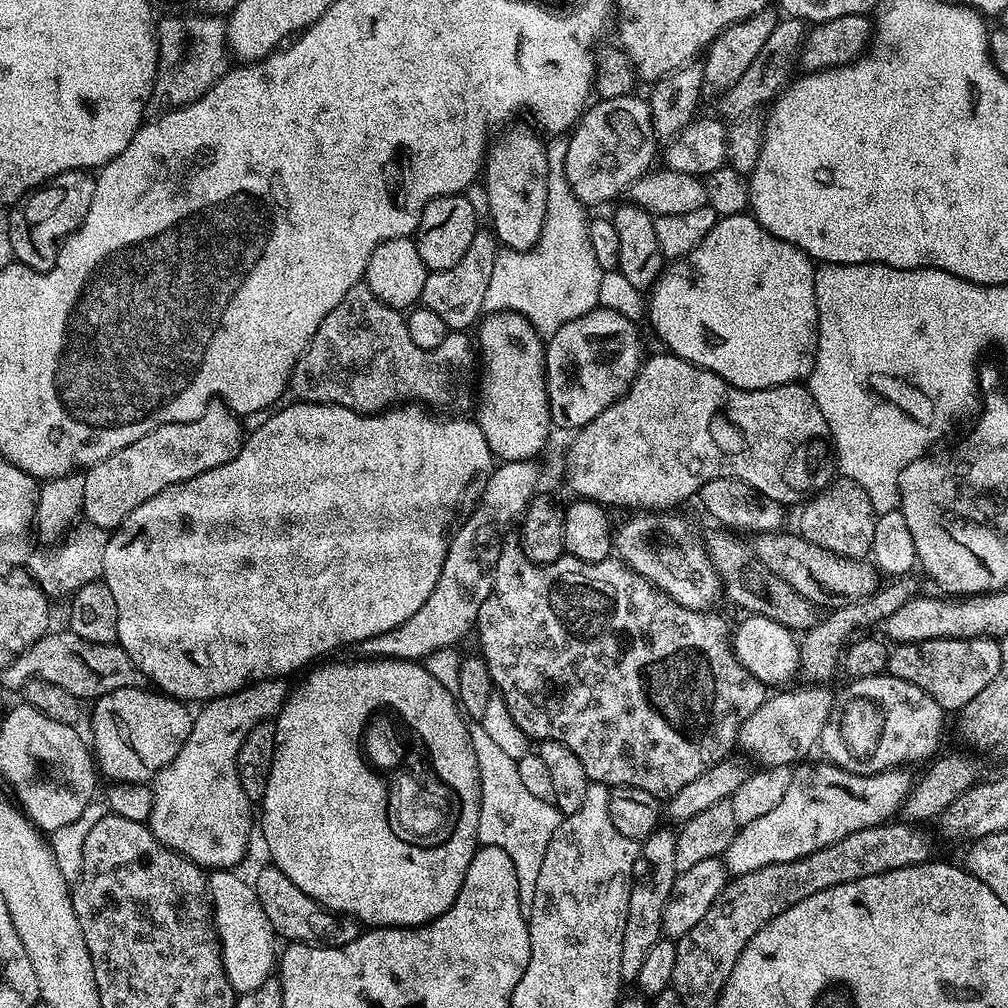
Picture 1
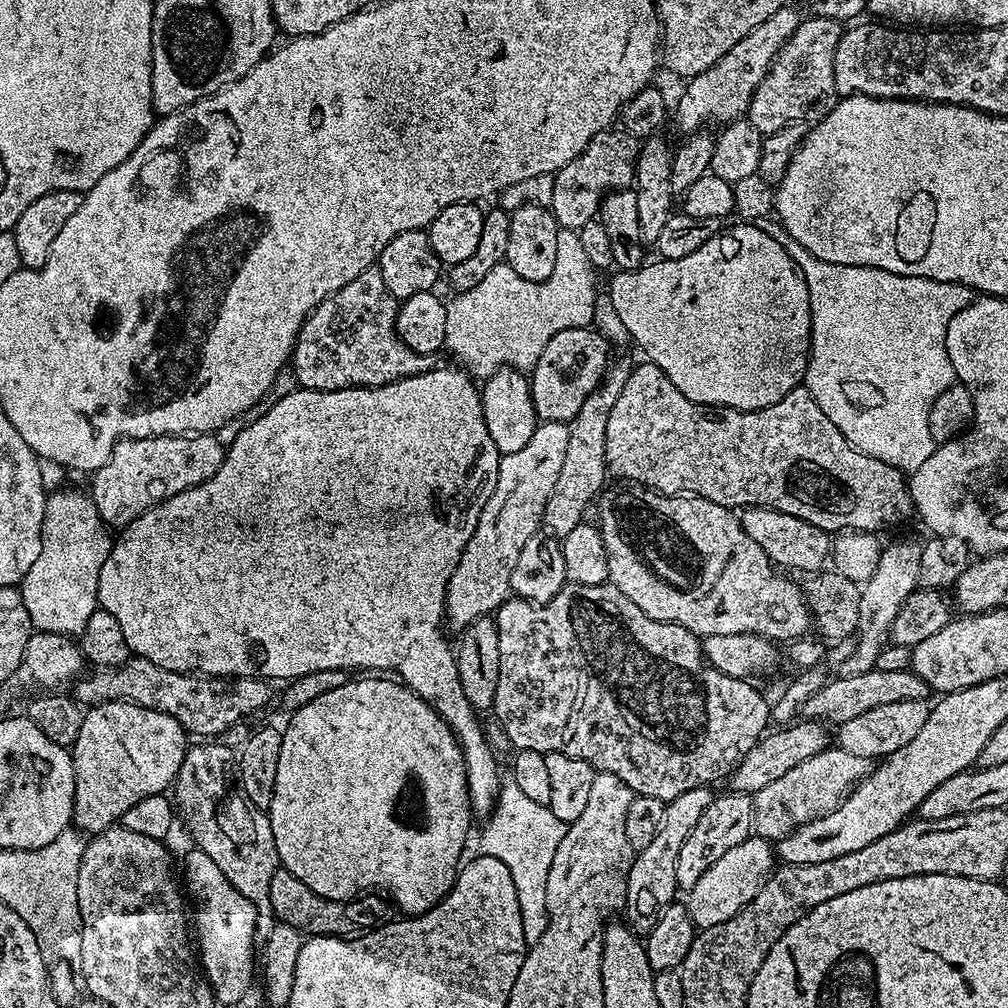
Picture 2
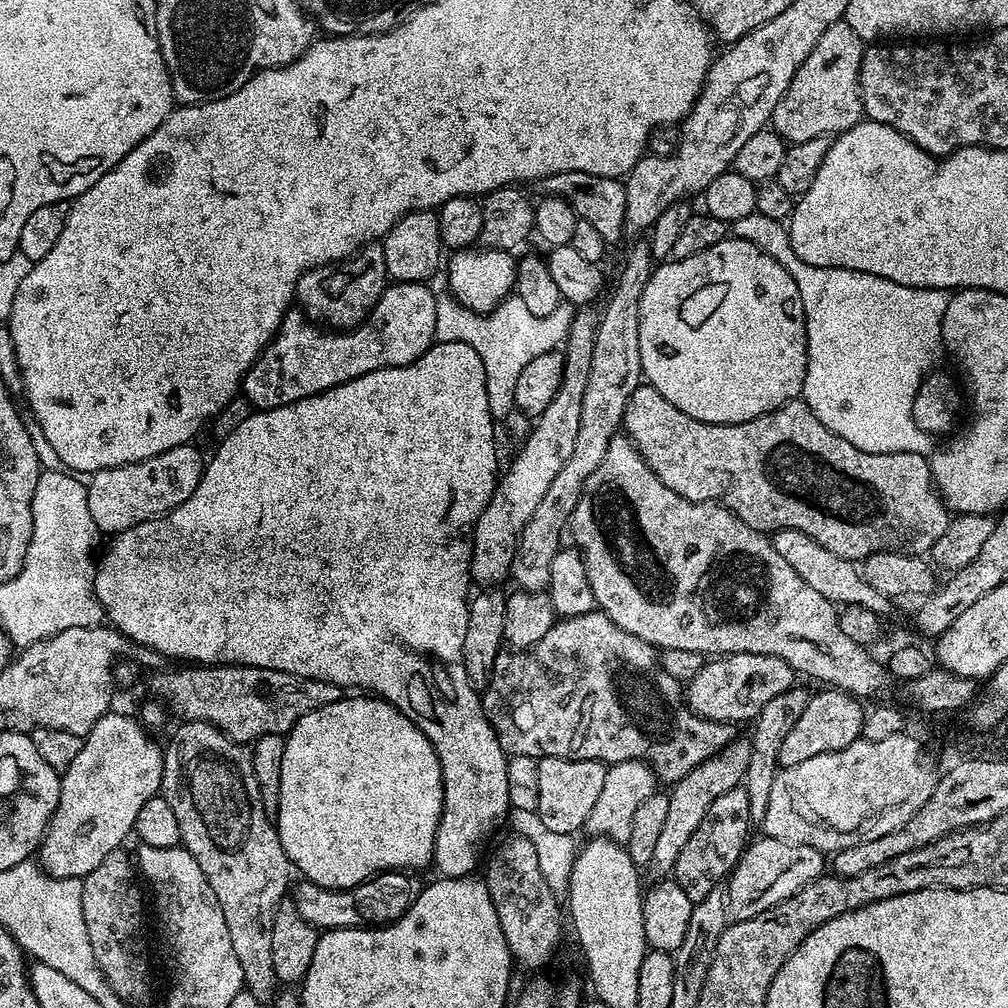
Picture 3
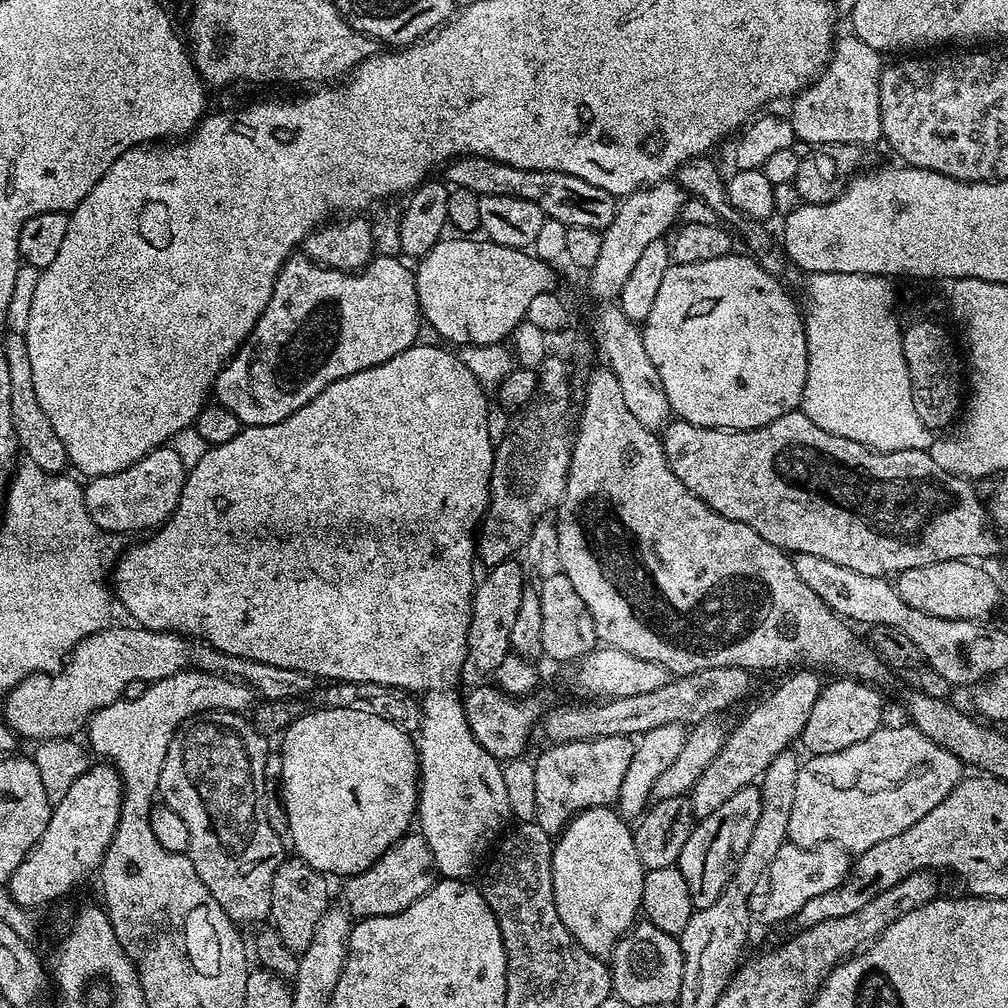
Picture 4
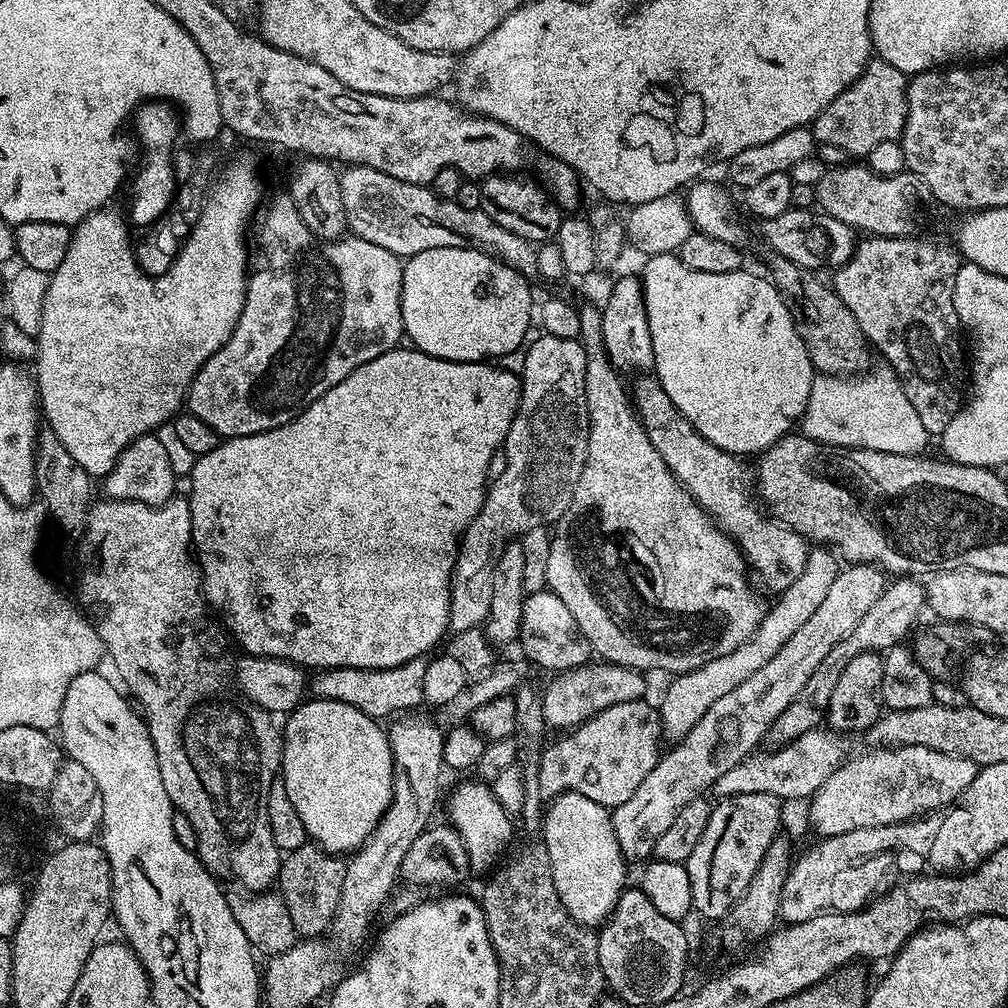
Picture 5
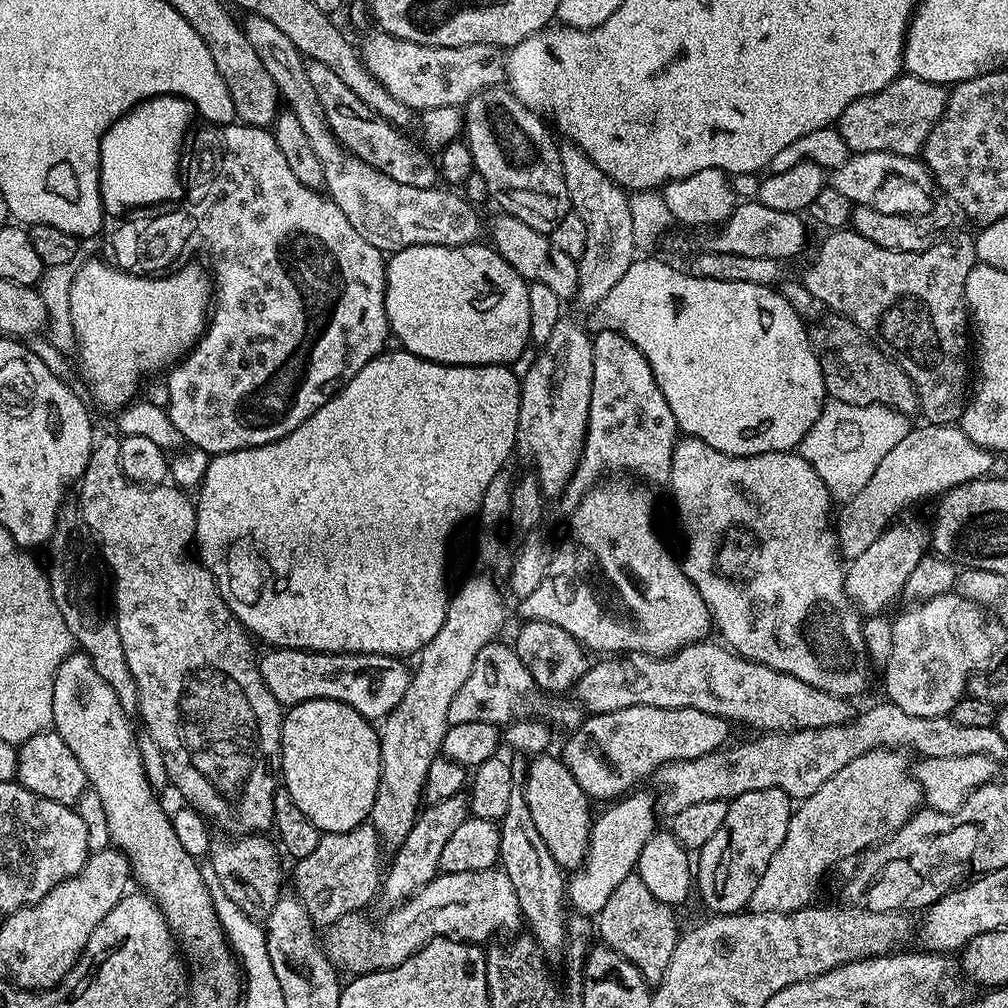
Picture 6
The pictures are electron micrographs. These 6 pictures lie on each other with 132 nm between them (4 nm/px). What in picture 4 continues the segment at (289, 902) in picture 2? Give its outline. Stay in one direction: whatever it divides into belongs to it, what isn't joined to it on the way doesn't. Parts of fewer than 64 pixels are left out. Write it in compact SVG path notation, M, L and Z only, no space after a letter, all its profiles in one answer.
M405 834L365 872L347 877L343 881L344 889L341 890L340 896L344 899L343 907L353 917L365 920L371 916L393 916L406 910L414 902L418 902L418 898L425 896L437 879L434 854L428 843L419 834Z

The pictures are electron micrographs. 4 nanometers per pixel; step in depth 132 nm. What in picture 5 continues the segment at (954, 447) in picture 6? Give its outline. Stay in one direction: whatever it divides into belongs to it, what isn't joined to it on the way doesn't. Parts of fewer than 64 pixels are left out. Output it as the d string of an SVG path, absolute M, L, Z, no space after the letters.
M827 546L813 547L806 558L802 574L789 588L779 593L780 601L765 611L758 630L745 644L738 646L738 650L730 650L730 654L722 654L722 658L714 658L714 662L706 662L706 666L698 666L693 672L679 673L673 679L676 681L665 690L660 704L658 703L663 735L667 739L669 736L669 741L675 742L690 734L690 730L694 730L702 714L706 714L706 710L710 710L710 706L714 706L718 698L730 694L730 690L734 690L736 686L746 682L746 678L757 673L762 666L766 666L766 662L770 662L770 658L774 658L774 654L782 650L790 634L794 634L794 630L798 630L798 626L804 625L809 620L810 614L818 610L818 605L826 598L834 578L838 578L841 567L841 561L833 549Z

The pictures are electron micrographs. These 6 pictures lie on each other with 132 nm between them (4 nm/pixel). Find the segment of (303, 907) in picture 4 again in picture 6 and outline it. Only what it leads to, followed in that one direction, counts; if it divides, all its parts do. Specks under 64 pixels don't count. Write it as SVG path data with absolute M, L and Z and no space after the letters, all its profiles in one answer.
M365 822L349 832L325 832L317 848L306 858L295 861L296 889L294 895L306 906L313 924L327 926L338 922L351 912L367 909L372 899L377 899L382 888L382 845L380 836L370 822Z

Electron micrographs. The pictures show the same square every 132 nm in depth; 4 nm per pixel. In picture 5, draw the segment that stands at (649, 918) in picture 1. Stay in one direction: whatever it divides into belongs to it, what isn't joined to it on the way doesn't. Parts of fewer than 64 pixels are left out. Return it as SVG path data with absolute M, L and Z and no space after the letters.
M899 577L893 579L885 587L878 601L866 610L866 614L859 619L858 625L838 644L831 648L829 654L822 658L818 668L802 688L802 693L772 724L770 740L773 745L788 744L794 738L802 738L802 734L819 727L827 717L830 697L834 694L835 684L838 683L839 675L846 668L847 663L858 654L866 652L883 653L891 648L897 647L901 640L915 624L921 610L925 609L927 593L923 583L913 577Z

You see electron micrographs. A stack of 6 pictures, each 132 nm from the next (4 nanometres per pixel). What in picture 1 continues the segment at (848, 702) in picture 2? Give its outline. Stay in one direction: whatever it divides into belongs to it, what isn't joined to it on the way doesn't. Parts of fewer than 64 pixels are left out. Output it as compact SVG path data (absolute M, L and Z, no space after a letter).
M812 682L809 688L796 688L793 692L784 691L788 690L773 691L740 727L739 743L742 748L744 744L743 751L756 752L762 760L760 762L766 766L792 766L797 762L807 761L811 757L808 755L817 751L820 735L826 726L826 718L830 718L832 713L834 692L823 683Z

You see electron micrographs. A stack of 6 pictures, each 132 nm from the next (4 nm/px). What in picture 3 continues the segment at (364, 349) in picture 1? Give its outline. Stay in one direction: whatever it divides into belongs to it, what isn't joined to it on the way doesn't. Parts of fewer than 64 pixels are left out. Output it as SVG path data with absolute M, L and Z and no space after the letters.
M377 242L364 245L355 256L350 256L347 260L321 264L318 268L304 272L296 283L295 299L304 303L303 311L313 321L332 330L351 330L368 317L389 283L384 245Z

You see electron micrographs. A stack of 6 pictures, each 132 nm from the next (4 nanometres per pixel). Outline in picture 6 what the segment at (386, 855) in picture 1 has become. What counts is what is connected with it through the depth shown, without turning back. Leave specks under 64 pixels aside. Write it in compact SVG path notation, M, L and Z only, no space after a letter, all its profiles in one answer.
M307 700L284 712L282 786L298 810L325 832L349 832L371 817L380 781L380 733L358 710L333 700Z

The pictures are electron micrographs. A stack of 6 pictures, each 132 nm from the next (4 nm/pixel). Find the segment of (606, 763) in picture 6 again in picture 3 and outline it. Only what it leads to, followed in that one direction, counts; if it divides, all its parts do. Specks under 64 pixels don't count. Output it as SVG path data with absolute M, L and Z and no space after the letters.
M542 756L538 759L538 806L537 814L542 822L554 834L576 834L584 828L590 810L594 810L594 802L602 791L602 784L606 782L607 767L599 760L567 760L557 756Z

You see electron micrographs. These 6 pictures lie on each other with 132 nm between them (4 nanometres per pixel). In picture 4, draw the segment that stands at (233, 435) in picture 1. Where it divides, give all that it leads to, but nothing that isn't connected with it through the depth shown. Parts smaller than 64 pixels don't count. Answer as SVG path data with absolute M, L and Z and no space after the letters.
M172 446L155 448L134 466L118 474L91 477L84 484L84 501L94 526L103 532L144 532L155 530L172 517L184 489L186 469Z

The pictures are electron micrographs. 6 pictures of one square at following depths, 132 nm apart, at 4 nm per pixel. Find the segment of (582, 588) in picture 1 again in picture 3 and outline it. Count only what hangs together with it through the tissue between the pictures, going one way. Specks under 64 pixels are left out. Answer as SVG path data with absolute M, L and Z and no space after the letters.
M599 610L578 614L567 618L557 619L550 630L546 630L546 638L527 650L501 650L494 662L492 676L488 680L488 687L483 689L482 703L484 705L484 716L490 722L502 750L508 756L557 756L567 760L599 760L607 766L626 762L627 760L642 760L652 767L657 781L666 782L671 786L676 781L686 778L694 766L710 760L714 754L718 754L734 738L733 725L719 720L708 720L704 716L697 716L686 703L686 692L681 681L672 677L663 669L658 659L657 649L647 644L642 638L634 638L634 634L626 634L622 626L618 626L605 612Z

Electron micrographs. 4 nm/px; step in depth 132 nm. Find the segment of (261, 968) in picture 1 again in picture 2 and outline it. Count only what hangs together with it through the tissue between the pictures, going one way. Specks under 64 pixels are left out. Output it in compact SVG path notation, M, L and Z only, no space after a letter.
M195 846L189 849L184 856L182 880L191 903L192 900L196 903L194 936L198 941L198 963L217 1001L221 1005L236 1004L251 990L252 975L258 972L256 908L234 890L226 874L210 859L210 854Z

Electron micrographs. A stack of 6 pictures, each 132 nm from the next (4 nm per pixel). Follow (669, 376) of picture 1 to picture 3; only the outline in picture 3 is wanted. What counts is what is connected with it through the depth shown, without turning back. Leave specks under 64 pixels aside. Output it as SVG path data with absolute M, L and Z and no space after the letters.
M644 382L640 387L630 394L630 402L624 411L623 431L632 439L632 445L642 454L642 458L654 470L654 474L674 494L682 494L688 500L706 502L711 500L721 504L723 508L728 508L746 526L765 534L771 534L778 530L802 530L802 534L810 534L818 546L826 546L830 554L838 554L838 558L846 558L853 562L863 562L866 557L873 556L879 552L903 552L905 554L928 554L931 553L934 542L942 538L942 530L946 530L950 519L950 509L940 497L940 491L936 488L936 483L932 480L932 466L928 456L922 454L870 454L866 450L858 450L858 446L850 446L846 438L838 438L834 430L826 430L818 418L810 410L810 406L804 403L803 399L788 400L780 408L772 412L762 414L750 422L738 422L737 424L707 424L698 422L698 418L690 418L690 414L682 414L678 406L673 406L671 402L666 402L658 390L654 390L651 384Z

